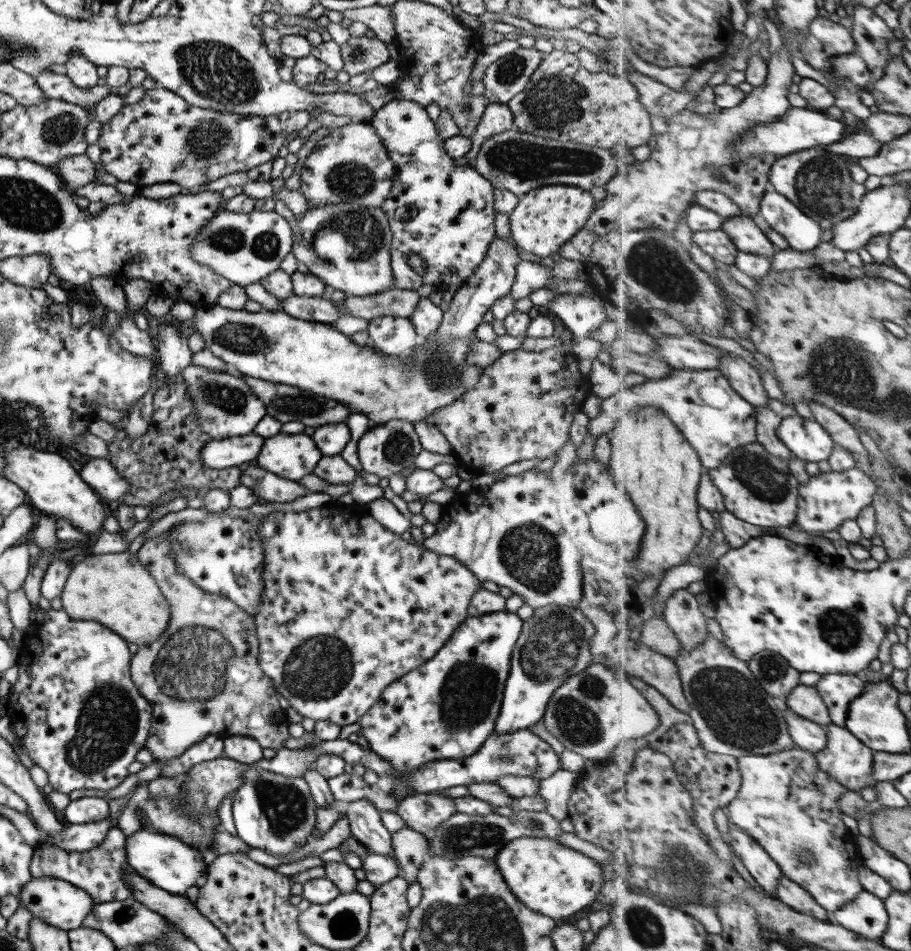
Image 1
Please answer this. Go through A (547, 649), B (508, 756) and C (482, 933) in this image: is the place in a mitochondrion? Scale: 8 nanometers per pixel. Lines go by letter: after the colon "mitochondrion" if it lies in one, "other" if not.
A: mitochondrion
B: mitochondrion
C: mitochondrion

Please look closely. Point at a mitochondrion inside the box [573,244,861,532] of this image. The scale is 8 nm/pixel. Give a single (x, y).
(761, 477)

